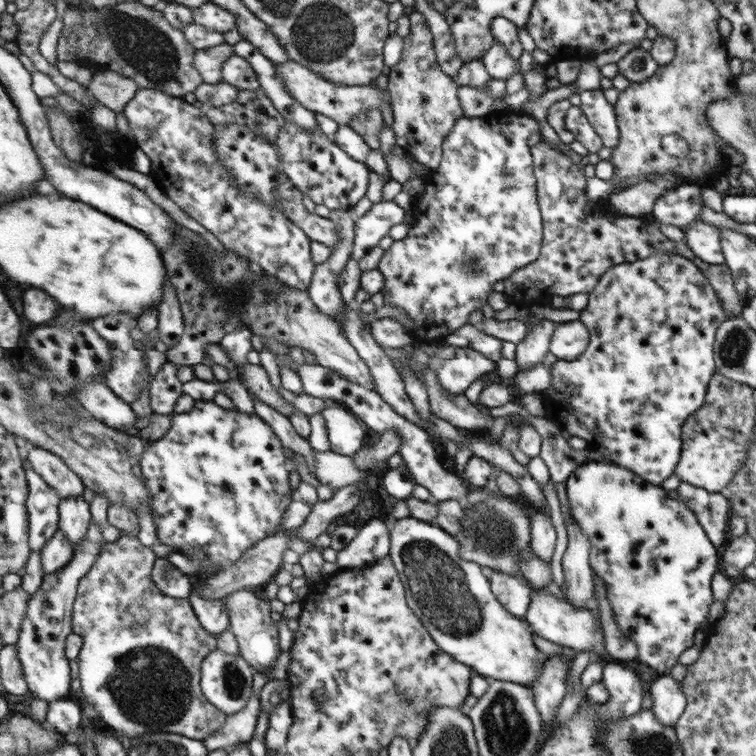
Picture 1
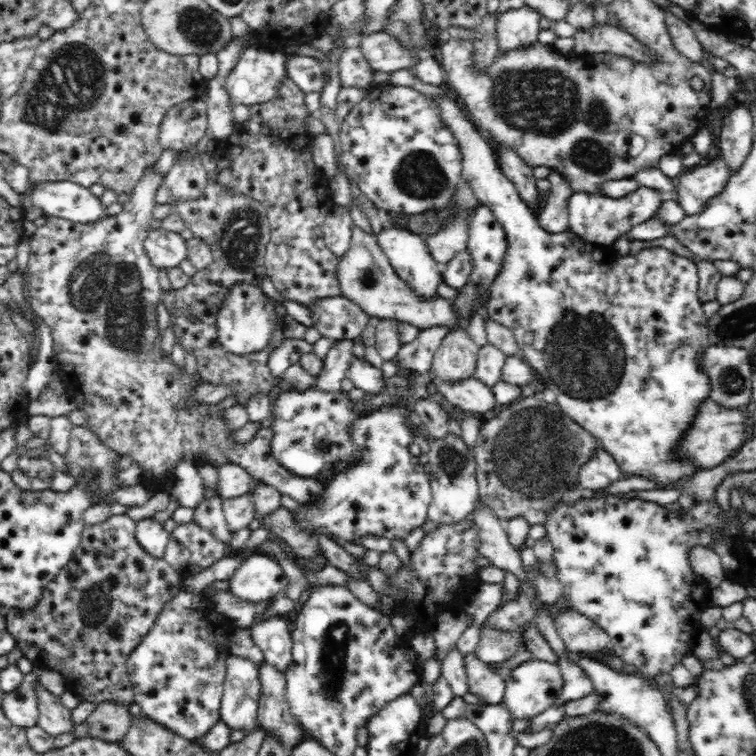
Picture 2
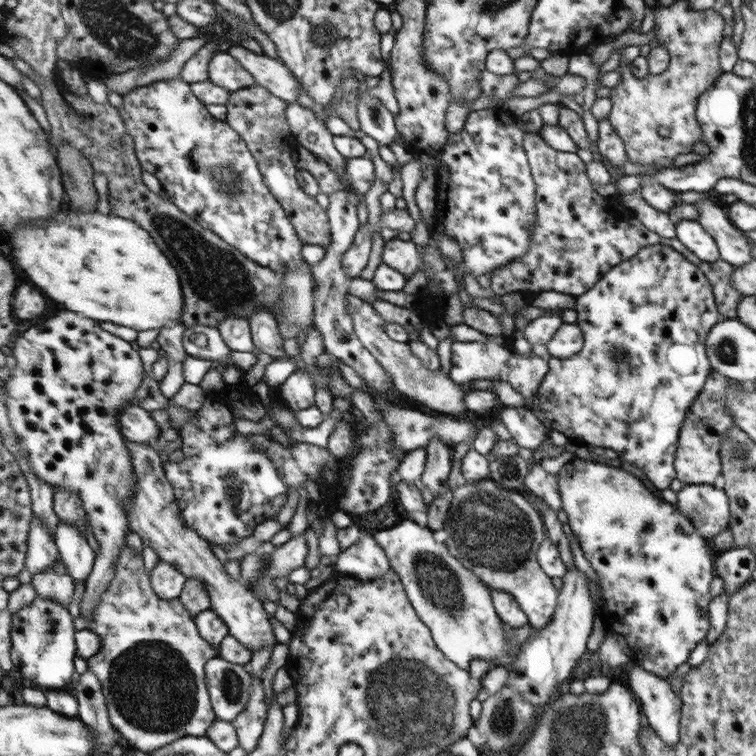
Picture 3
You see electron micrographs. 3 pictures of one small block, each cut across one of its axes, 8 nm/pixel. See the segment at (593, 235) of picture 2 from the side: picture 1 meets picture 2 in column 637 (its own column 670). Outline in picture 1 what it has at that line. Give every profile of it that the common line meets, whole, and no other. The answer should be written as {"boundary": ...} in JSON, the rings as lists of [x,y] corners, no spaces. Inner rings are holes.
{"boundary":[[[688,183],[664,190],[656,198],[650,215],[660,224],[678,226],[684,231],[700,216],[703,208],[700,191],[698,184]]]}

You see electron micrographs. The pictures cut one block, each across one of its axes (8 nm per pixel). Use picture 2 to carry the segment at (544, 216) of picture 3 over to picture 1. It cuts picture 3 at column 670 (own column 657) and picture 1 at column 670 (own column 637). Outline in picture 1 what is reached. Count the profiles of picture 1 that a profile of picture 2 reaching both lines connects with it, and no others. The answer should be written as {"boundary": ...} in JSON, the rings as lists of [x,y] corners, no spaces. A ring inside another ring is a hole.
{"boundary":[[[543,141],[532,146],[532,156],[534,174],[538,180],[538,204],[542,210],[542,254],[504,282],[510,294],[517,289],[524,292],[525,288],[536,288],[536,282],[542,284],[544,290],[541,294],[547,299],[554,294],[568,298],[580,292],[588,294],[596,288],[601,276],[613,266],[636,262],[656,252],[674,252],[695,262],[711,281],[725,312],[731,317],[740,317],[746,300],[736,292],[726,262],[708,264],[700,260],[685,242],[674,242],[664,236],[658,224],[650,222],[648,217],[619,215],[614,220],[602,218],[596,203],[588,202],[586,178],[580,174],[580,168],[570,162],[568,156]]]}

